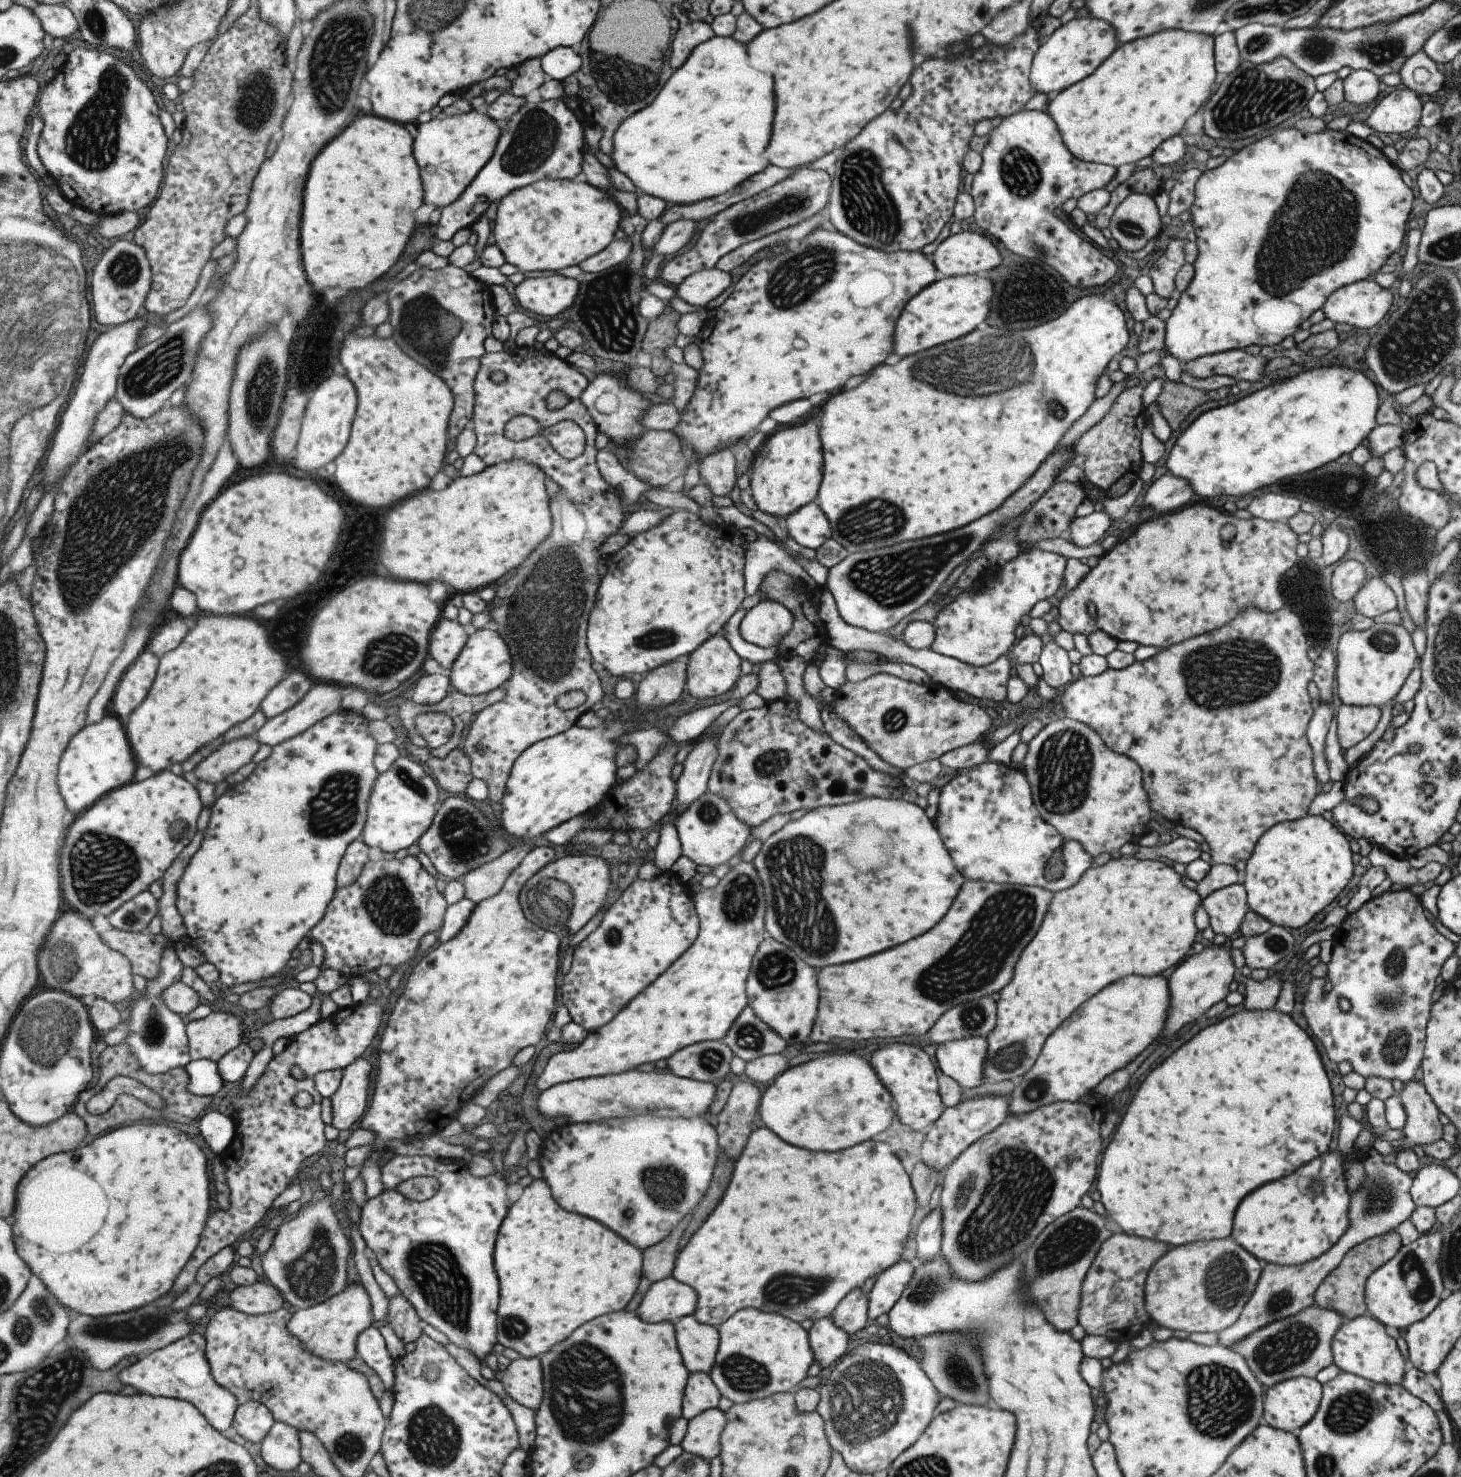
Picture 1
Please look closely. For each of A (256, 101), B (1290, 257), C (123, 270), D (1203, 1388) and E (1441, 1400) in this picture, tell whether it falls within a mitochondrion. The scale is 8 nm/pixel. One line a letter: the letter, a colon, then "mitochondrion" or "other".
A: mitochondrion
B: mitochondrion
C: mitochondrion
D: mitochondrion
E: other

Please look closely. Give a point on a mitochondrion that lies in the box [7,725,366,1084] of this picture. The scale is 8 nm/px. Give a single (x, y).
(59, 1019)

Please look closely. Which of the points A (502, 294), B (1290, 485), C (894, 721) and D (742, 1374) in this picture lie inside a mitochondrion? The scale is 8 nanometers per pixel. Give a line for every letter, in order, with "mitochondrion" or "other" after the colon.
A: other
B: other
C: mitochondrion
D: mitochondrion

